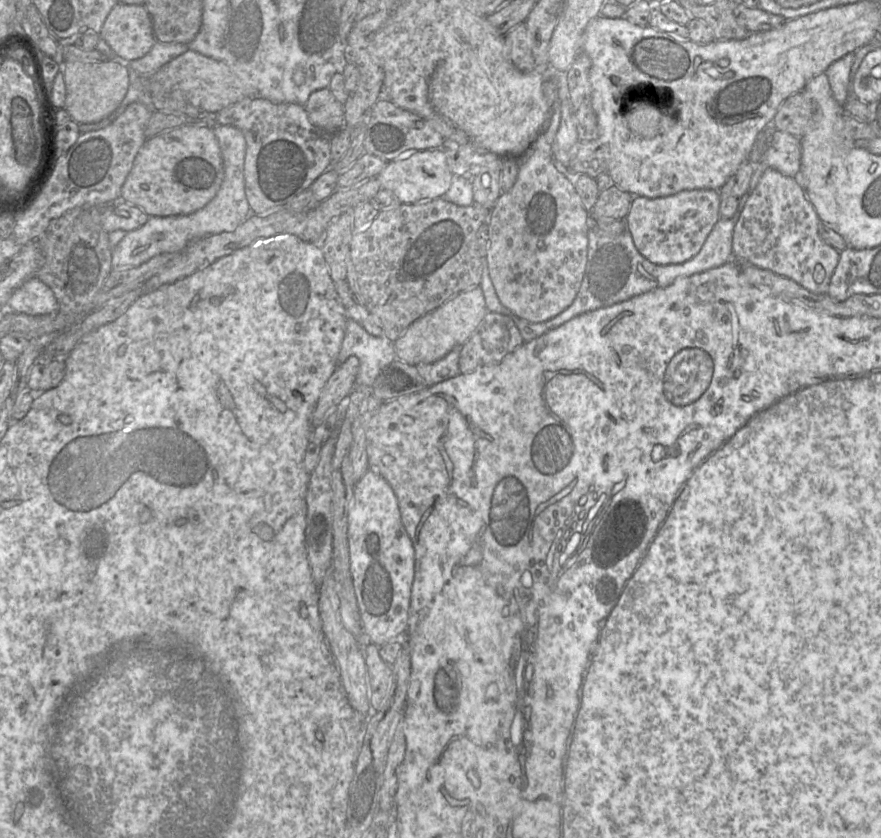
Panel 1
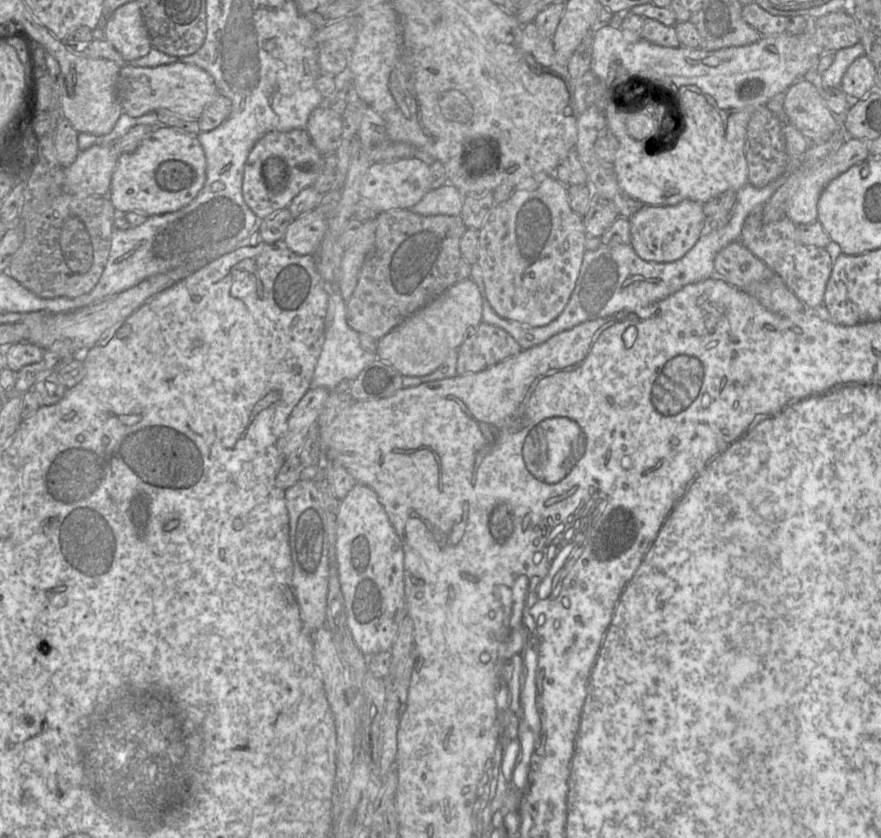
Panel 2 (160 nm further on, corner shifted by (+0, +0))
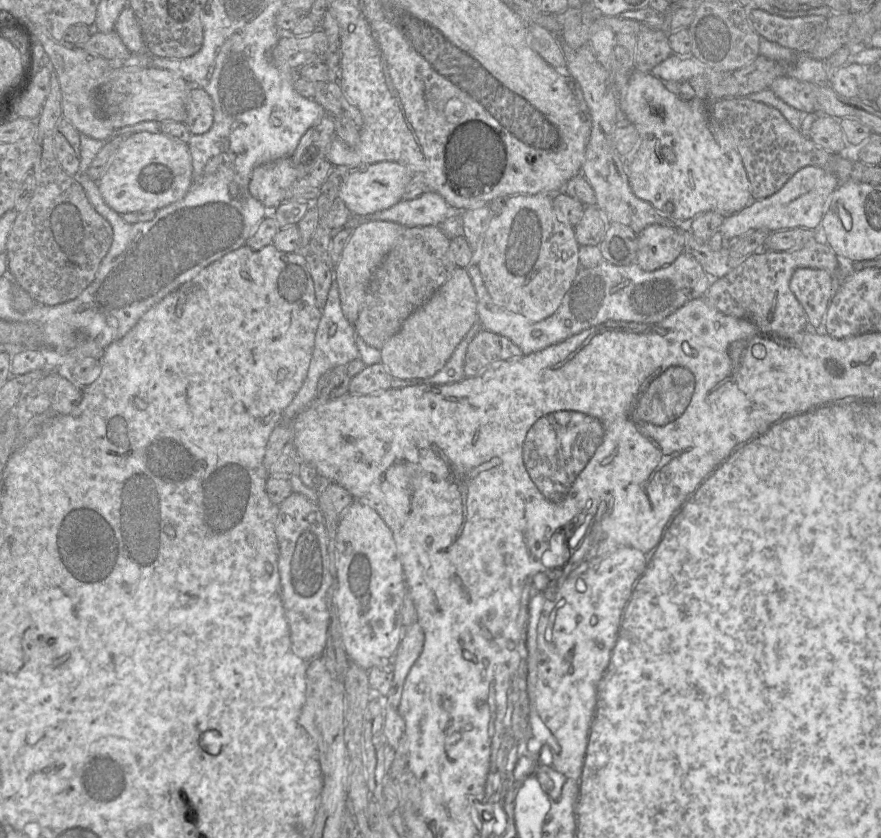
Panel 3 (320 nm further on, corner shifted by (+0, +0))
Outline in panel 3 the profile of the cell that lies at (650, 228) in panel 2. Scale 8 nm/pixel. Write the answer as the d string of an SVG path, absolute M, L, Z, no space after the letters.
M652 224L638 234L636 263L645 271L672 264L684 252L685 231L672 225Z

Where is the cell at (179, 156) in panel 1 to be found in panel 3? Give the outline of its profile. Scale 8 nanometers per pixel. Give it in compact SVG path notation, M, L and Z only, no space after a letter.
M137 132L121 143L97 184L104 202L121 215L157 211L179 201L188 192L192 175L192 157L187 143L162 132Z

